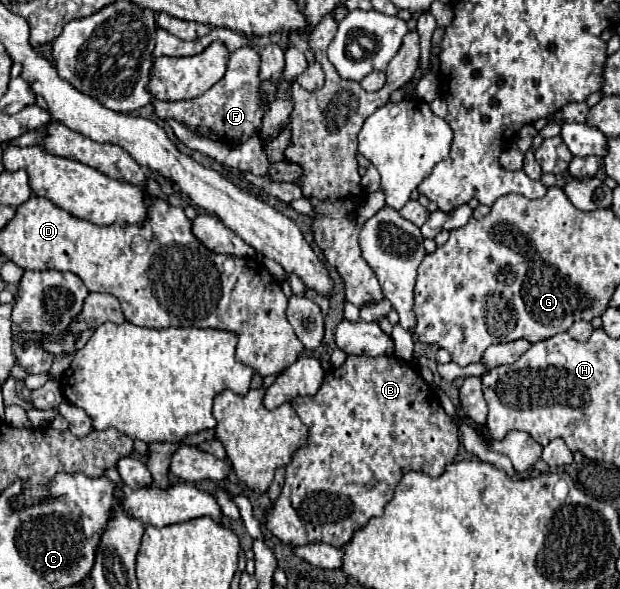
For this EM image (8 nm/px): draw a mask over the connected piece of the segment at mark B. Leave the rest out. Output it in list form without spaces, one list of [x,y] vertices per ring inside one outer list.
[[[350,355],[340,367],[326,371],[324,383],[316,395],[292,399],[294,411],[308,427],[306,445],[300,447],[286,465],[286,483],[280,497],[264,513],[266,527],[286,545],[304,545],[324,541],[338,549],[350,541],[356,527],[366,525],[370,517],[380,517],[394,487],[408,471],[420,471],[438,477],[454,461],[458,451],[458,427],[440,407],[436,391],[416,373],[416,369],[394,357]]]

